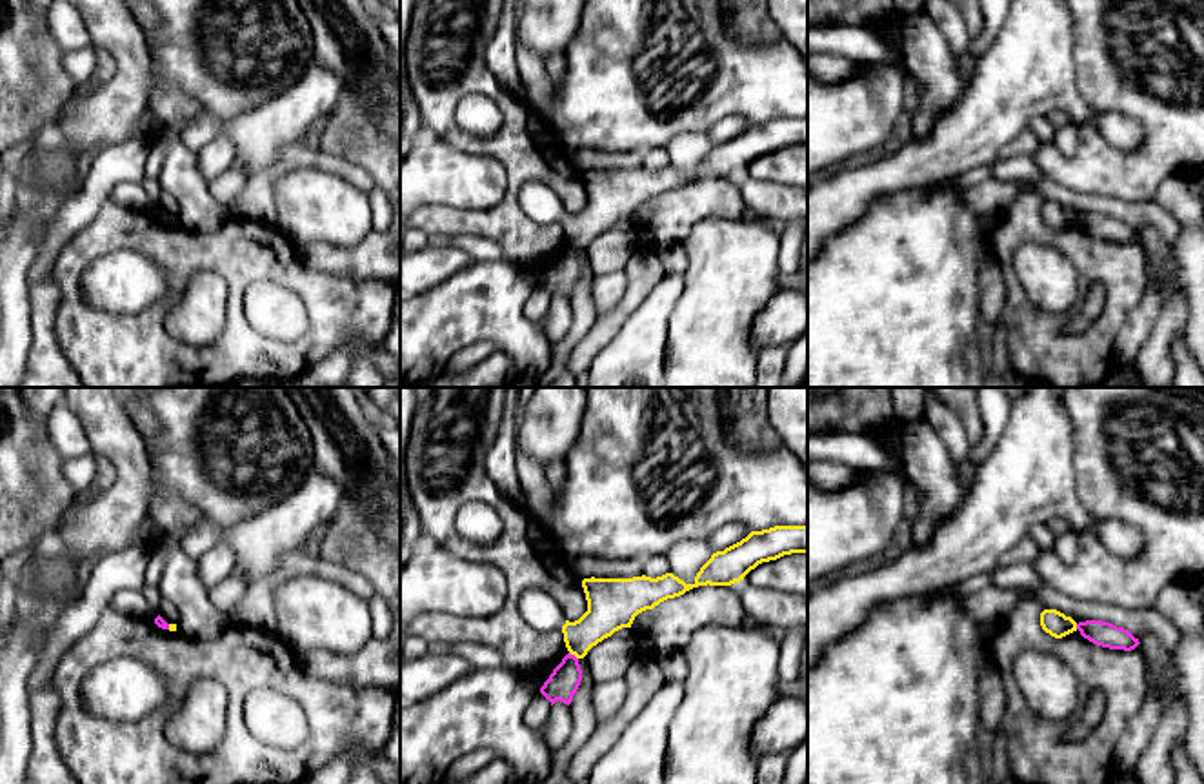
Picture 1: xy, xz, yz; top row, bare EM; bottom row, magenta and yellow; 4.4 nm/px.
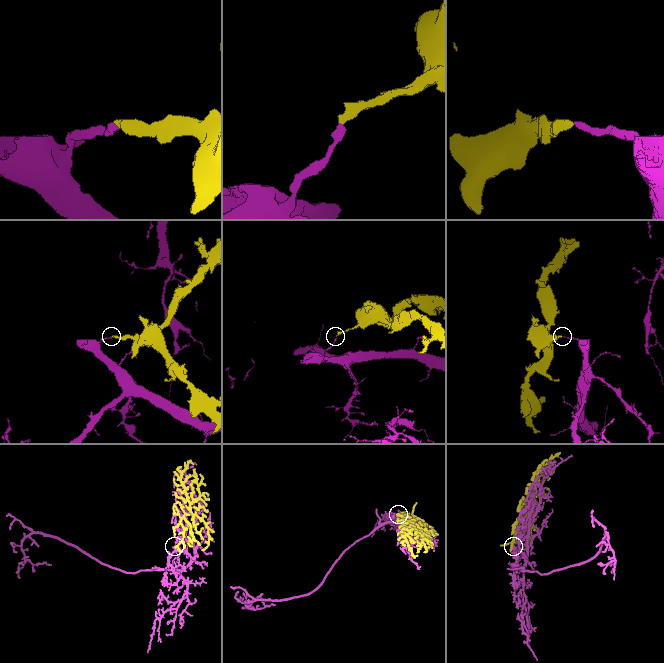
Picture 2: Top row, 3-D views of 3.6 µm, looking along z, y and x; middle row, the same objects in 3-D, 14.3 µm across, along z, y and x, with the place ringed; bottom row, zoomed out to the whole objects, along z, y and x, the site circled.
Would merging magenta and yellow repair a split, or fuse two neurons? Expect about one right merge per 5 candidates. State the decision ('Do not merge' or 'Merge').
Do not merge

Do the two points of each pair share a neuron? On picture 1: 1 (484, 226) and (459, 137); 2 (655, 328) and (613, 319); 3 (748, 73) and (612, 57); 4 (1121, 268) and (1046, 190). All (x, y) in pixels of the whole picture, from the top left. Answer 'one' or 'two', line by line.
1: one
2: two
3: one
4: two

